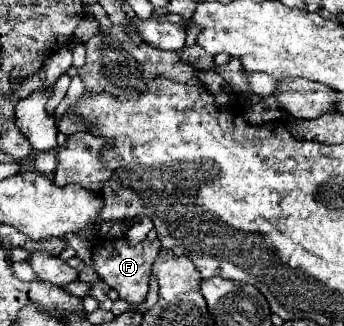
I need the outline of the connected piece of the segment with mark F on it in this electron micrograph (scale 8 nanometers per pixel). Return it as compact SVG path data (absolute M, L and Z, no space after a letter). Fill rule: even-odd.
M120 236L120 238L112 238L112 250L102 250L102 258L96 258L92 262L94 262L94 270L98 272L100 280L104 280L110 288L114 288L120 294L120 298L124 298L126 302L138 304L148 294L152 262L158 250L160 250L160 240L154 240L154 242L142 240L132 246L126 236Z

